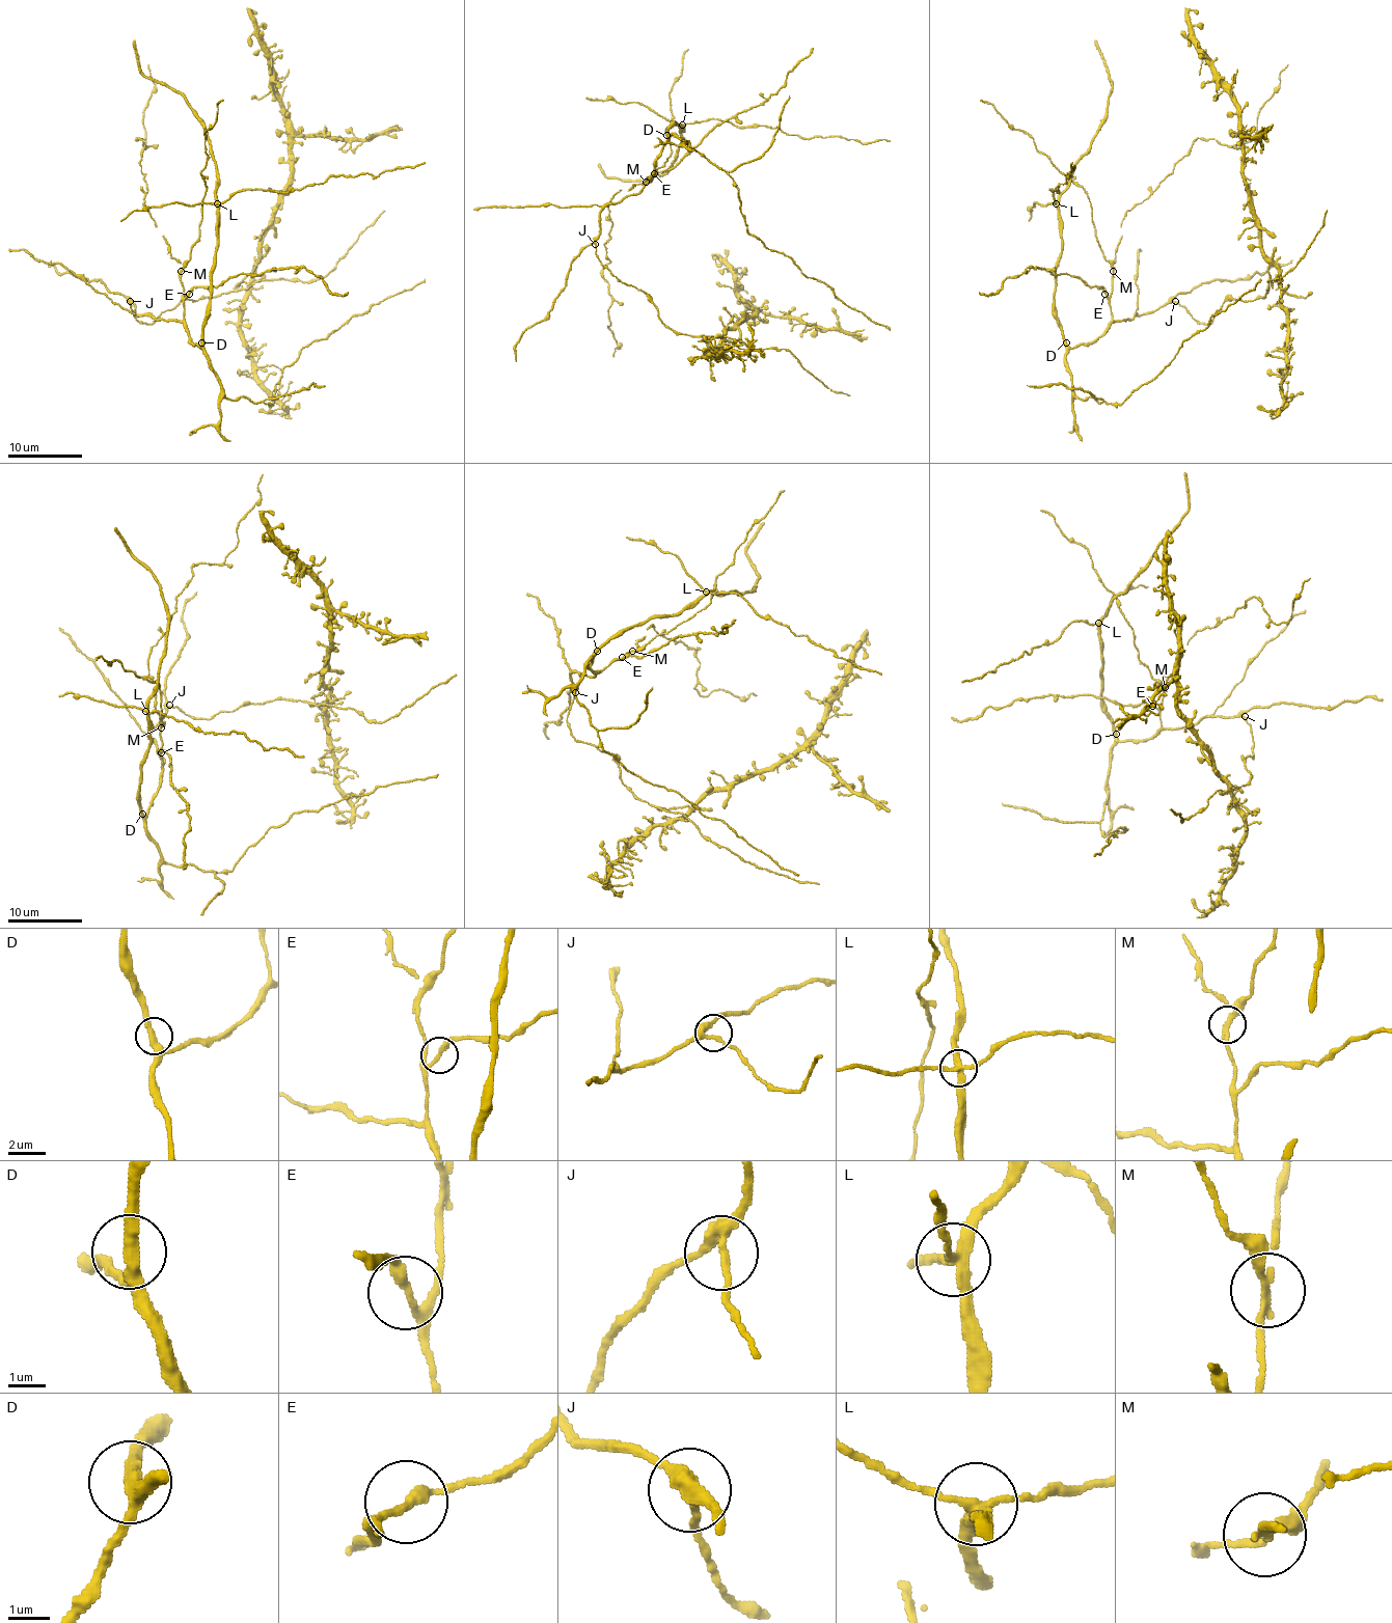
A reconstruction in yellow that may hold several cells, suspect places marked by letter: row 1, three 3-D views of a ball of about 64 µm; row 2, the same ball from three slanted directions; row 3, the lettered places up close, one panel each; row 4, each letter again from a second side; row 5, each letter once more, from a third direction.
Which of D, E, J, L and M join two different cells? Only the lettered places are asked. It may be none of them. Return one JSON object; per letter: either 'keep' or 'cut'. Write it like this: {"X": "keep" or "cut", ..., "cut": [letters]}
{"D": "keep", "E": "keep", "J": "keep", "L": "cut", "M": "cut", "cut": ["L", "M"]}

